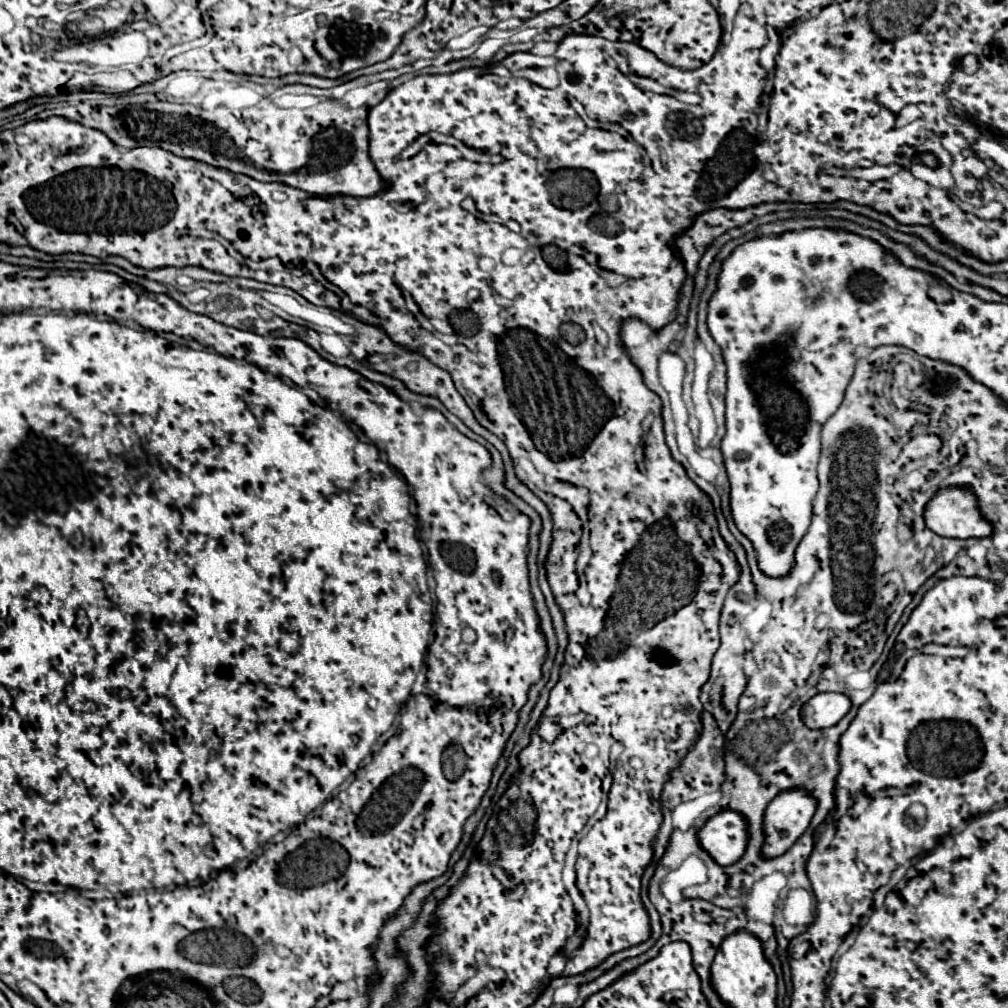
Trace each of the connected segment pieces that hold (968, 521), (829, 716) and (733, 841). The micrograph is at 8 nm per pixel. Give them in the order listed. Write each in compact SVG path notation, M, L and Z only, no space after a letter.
M942 488L926 506L926 526L944 538L986 538L992 526L980 516L974 494L964 488Z
M824 692L816 694L802 706L802 720L808 728L830 728L838 724L850 708L852 702L846 694Z
M722 810L712 816L698 832L700 846L722 866L734 864L746 852L746 818L734 810Z

